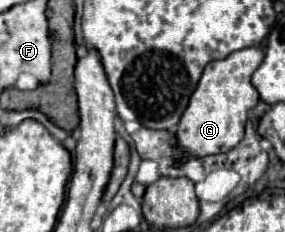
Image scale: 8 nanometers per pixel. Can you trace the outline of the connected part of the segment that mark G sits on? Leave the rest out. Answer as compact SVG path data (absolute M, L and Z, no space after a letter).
M252 46L252 48L232 52L224 60L210 62L204 68L202 78L174 132L176 150L182 158L186 158L186 156L202 158L202 156L210 156L210 154L224 154L242 140L248 110L254 108L260 100L250 78L254 74L254 70L260 66L262 58L264 58L262 50Z

